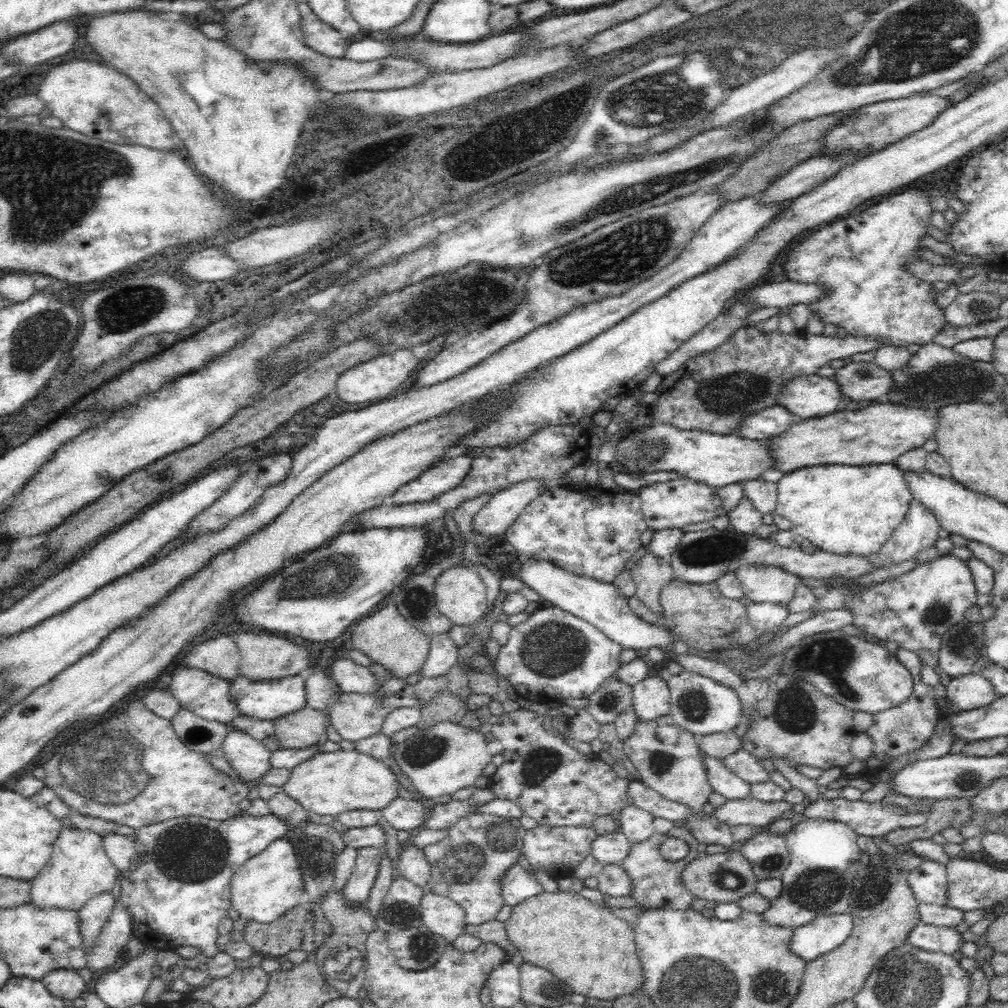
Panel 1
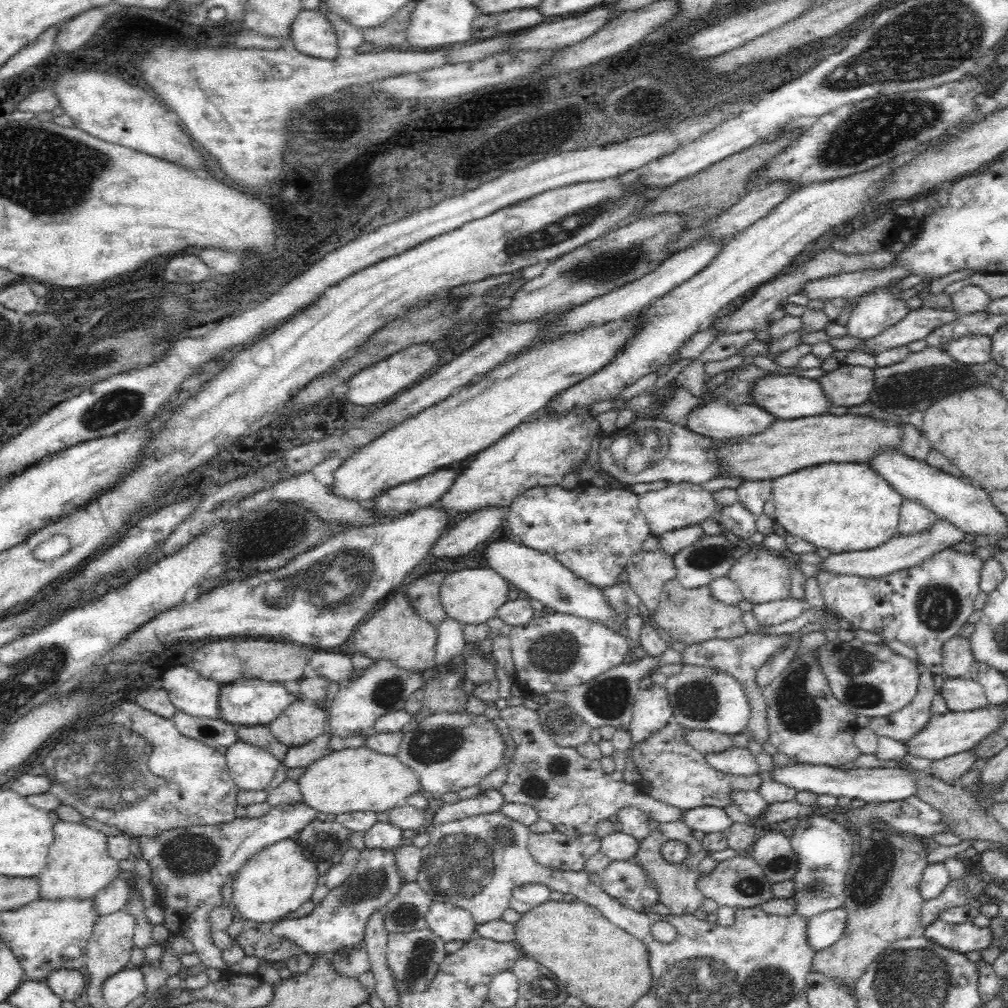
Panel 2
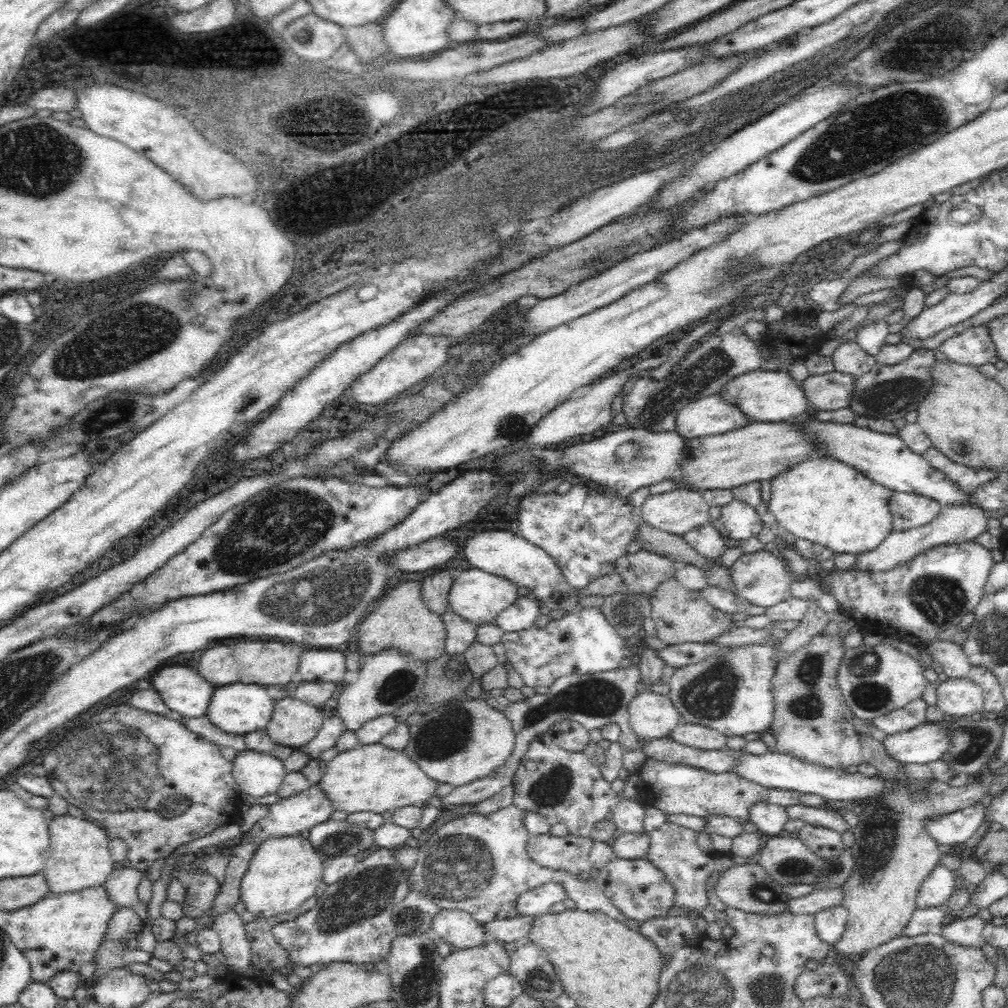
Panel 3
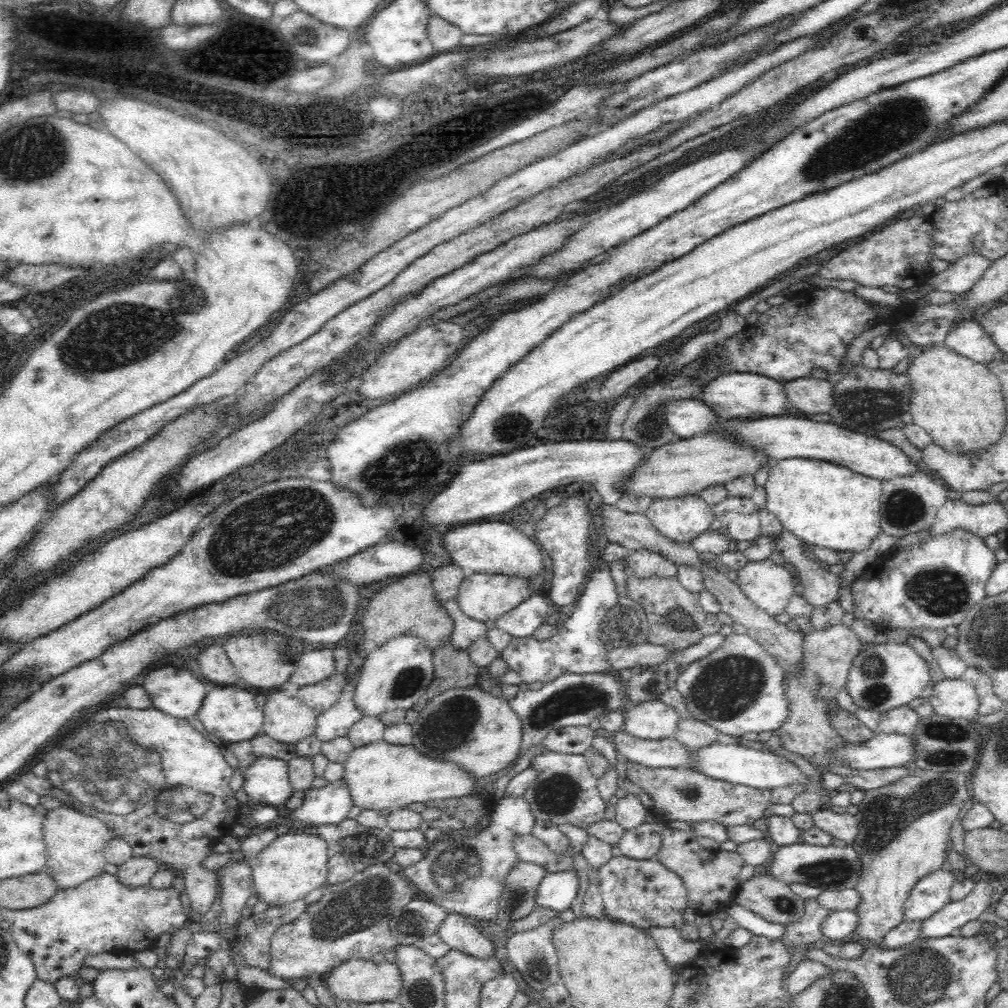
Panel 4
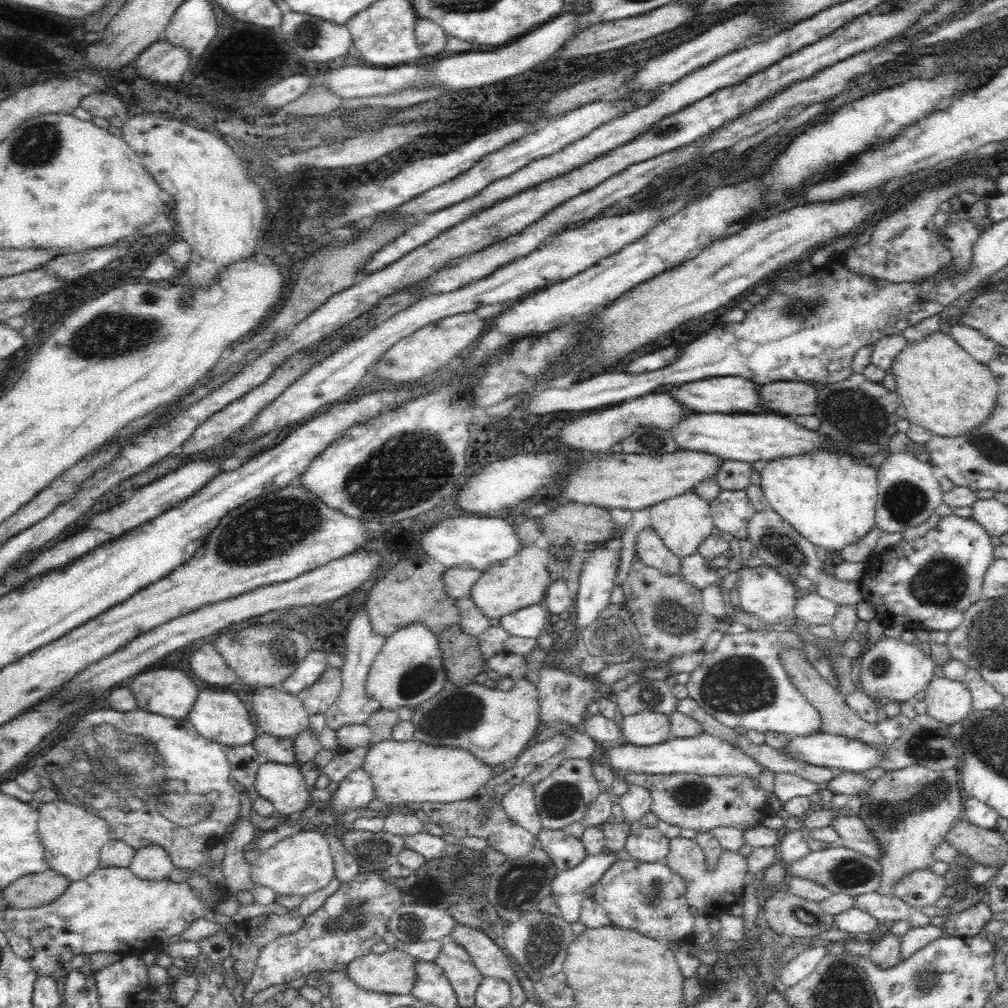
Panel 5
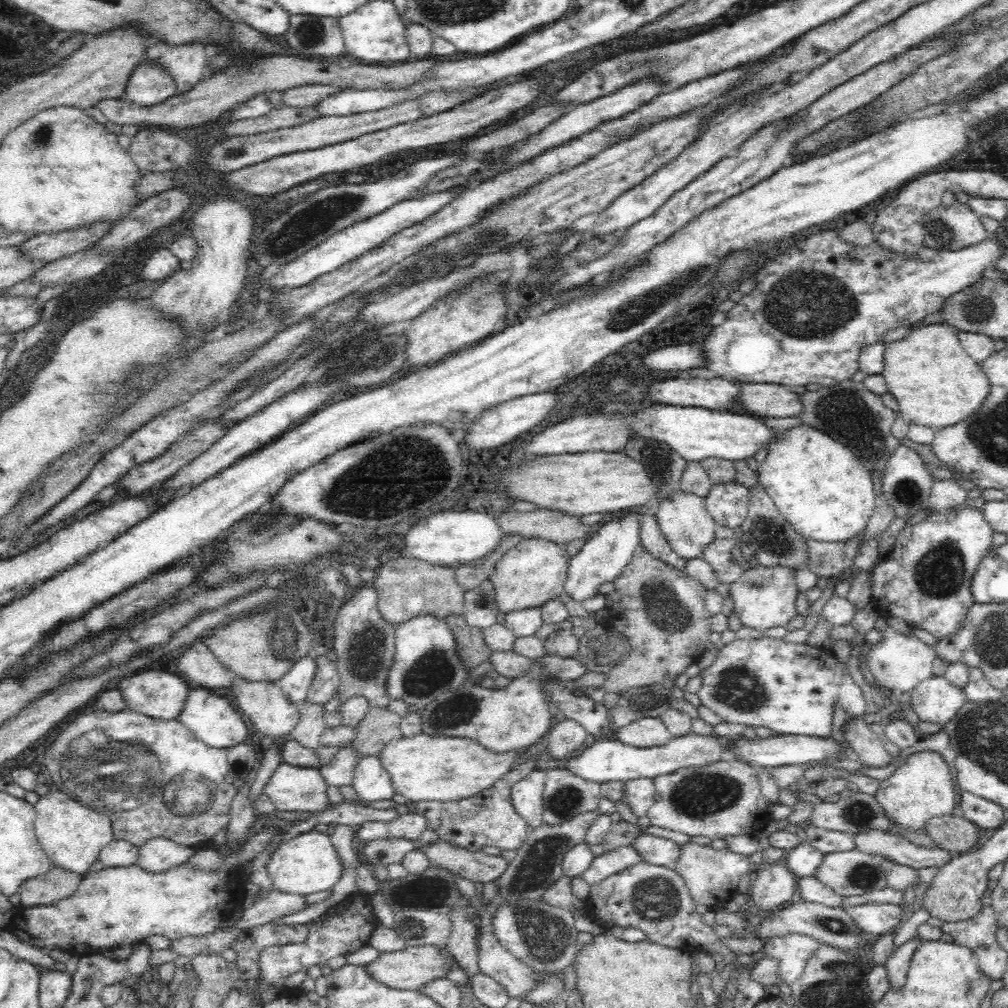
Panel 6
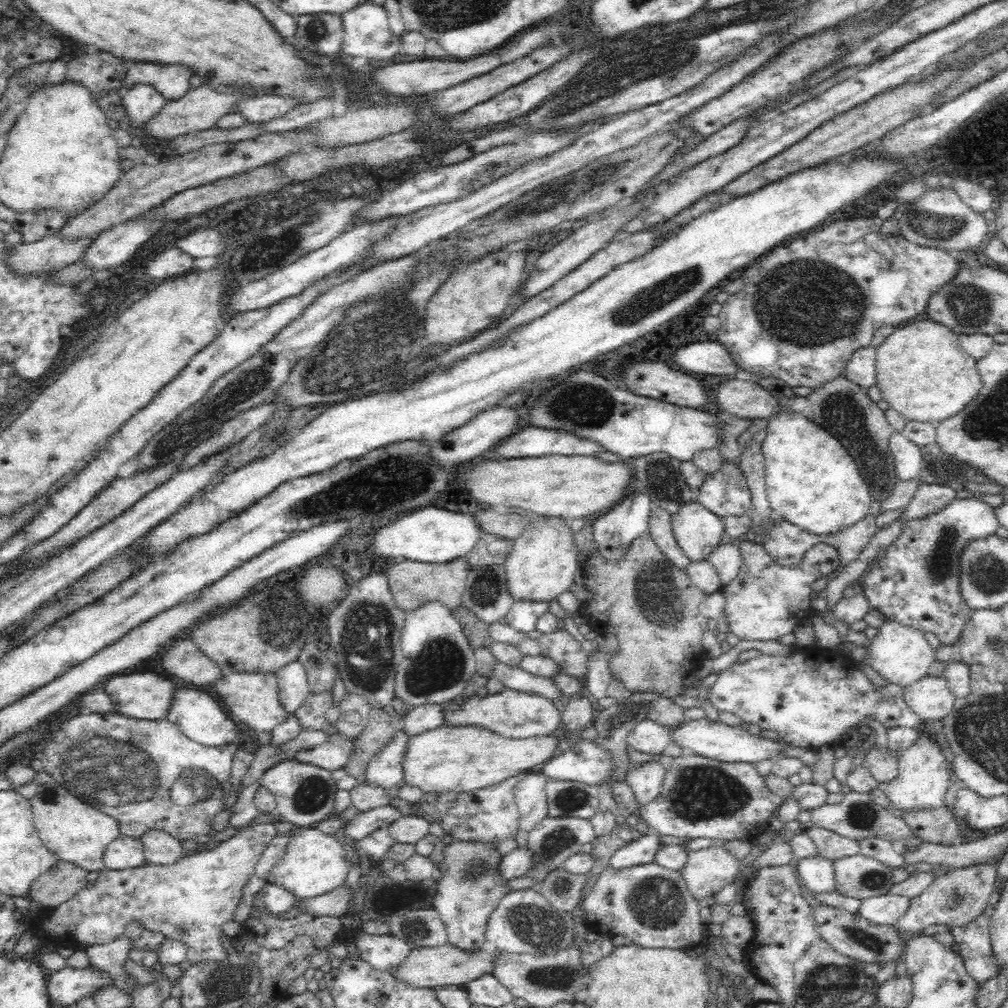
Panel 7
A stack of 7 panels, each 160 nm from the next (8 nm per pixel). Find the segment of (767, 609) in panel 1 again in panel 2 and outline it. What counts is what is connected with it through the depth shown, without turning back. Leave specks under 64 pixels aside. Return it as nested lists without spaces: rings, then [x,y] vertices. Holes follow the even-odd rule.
[[[786,598],[783,600],[755,604],[752,613],[761,625],[773,626],[796,618],[811,605],[805,600]]]

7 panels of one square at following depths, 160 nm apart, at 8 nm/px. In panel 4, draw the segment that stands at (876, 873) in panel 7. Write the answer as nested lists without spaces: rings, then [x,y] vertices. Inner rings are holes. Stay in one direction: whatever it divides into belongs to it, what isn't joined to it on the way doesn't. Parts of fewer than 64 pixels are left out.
[[[801,841],[780,846],[772,855],[770,875],[786,884],[808,884],[808,886],[816,886],[823,891],[853,889],[858,882],[860,861],[852,845],[841,848],[835,845],[813,845]]]

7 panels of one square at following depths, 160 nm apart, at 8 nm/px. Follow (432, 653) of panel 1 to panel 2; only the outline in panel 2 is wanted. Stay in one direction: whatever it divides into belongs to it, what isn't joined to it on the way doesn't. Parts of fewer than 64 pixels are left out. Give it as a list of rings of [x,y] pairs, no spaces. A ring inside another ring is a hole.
[[[447,617],[436,628],[435,665],[447,665],[454,657],[462,654],[464,646],[466,641],[462,635],[462,625]]]

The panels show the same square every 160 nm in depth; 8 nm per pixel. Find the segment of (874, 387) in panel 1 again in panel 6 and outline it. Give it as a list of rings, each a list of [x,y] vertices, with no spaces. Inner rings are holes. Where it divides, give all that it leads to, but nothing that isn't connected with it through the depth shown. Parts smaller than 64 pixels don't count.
[[[742,383],[740,403],[757,417],[799,416],[803,409],[800,395],[780,384]]]

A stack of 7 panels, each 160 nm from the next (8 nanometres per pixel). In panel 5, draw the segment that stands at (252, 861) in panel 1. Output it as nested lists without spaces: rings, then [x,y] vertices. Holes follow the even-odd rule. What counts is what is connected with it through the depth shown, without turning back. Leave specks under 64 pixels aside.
[[[302,830],[272,848],[260,852],[251,865],[251,880],[272,889],[277,895],[304,897],[324,888],[334,878],[334,859],[322,833]]]

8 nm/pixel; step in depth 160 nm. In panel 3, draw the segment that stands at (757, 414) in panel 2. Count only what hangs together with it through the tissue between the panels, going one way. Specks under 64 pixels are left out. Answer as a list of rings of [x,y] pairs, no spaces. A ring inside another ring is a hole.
[[[719,393],[686,403],[676,415],[675,431],[686,439],[724,434],[752,422]]]

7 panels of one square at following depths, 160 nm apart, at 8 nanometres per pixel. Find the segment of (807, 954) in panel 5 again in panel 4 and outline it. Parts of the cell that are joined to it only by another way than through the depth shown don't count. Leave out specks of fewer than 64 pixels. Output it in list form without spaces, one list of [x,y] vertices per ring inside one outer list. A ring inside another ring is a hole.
[[[798,959],[786,978],[787,991],[790,996],[803,993],[813,982],[829,975],[832,968],[812,959]]]

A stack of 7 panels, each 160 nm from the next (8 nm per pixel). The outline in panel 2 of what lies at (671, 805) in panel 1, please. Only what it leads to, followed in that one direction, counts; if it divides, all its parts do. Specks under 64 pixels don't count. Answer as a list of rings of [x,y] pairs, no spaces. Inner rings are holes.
[[[696,806],[682,809],[678,822],[686,824],[690,829],[699,830],[705,834],[712,832],[726,832],[733,821],[723,808],[716,806]]]

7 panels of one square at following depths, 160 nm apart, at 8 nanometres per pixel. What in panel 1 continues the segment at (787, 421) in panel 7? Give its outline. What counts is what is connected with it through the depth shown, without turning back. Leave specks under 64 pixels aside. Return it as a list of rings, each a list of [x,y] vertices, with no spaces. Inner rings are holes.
[[[893,463],[864,466],[806,466],[785,473],[777,482],[778,514],[792,521],[795,534],[809,540],[817,550],[840,556],[877,555],[889,542],[894,530],[905,520],[914,495],[903,477],[902,471]]]

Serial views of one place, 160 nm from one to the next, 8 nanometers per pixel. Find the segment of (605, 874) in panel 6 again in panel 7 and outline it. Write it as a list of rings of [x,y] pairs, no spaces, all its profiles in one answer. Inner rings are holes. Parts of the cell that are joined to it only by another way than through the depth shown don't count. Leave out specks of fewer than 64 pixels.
[[[650,829],[648,833],[643,834],[638,840],[626,843],[622,848],[618,848],[610,860],[608,867],[614,870],[628,868],[629,866],[638,866],[654,860],[656,850],[662,846],[658,839],[658,832]]]

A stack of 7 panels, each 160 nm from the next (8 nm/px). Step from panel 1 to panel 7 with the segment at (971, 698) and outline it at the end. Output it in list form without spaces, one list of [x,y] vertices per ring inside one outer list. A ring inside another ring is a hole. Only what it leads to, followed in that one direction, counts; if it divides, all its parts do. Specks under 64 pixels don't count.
[[[926,676],[903,690],[910,710],[925,721],[942,720],[954,710],[956,698],[943,677]]]

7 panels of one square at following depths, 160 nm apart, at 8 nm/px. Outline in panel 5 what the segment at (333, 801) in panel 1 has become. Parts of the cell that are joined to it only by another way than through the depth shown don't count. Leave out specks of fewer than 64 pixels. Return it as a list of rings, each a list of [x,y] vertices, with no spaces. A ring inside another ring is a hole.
[[[388,739],[368,746],[368,752],[364,756],[360,769],[370,775],[374,798],[392,806],[405,805],[408,802],[449,803],[472,798],[478,789],[481,789],[492,778],[492,770],[494,770],[493,767],[478,761],[472,753],[466,750],[448,746],[430,746],[416,739],[406,742]]]

